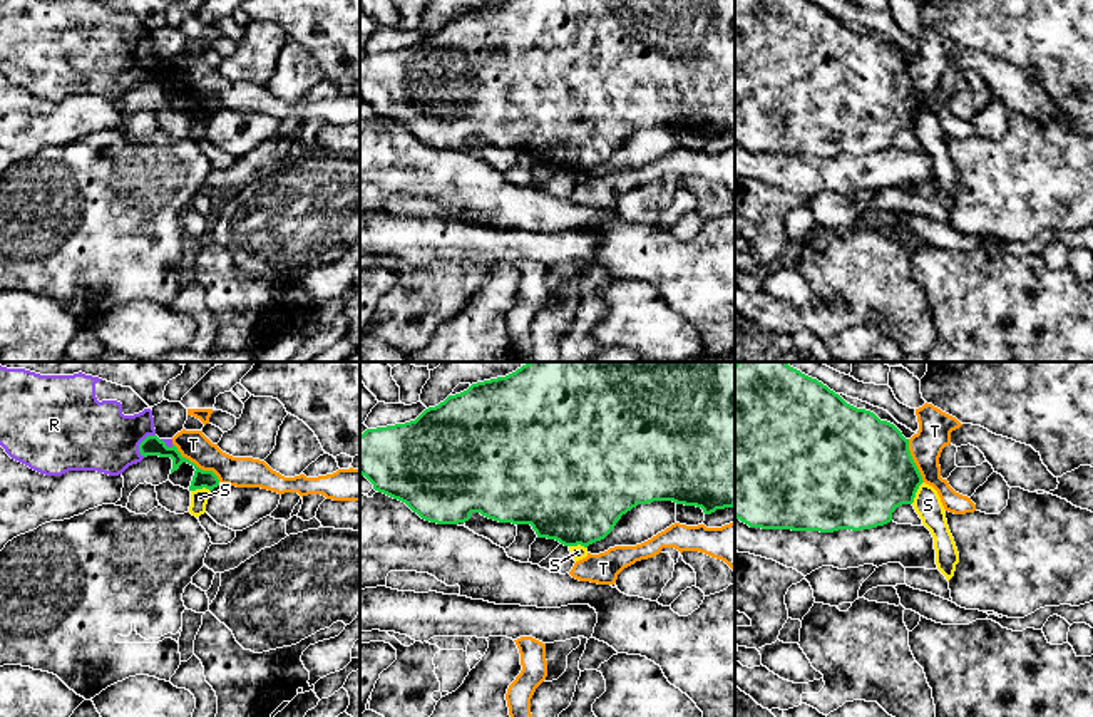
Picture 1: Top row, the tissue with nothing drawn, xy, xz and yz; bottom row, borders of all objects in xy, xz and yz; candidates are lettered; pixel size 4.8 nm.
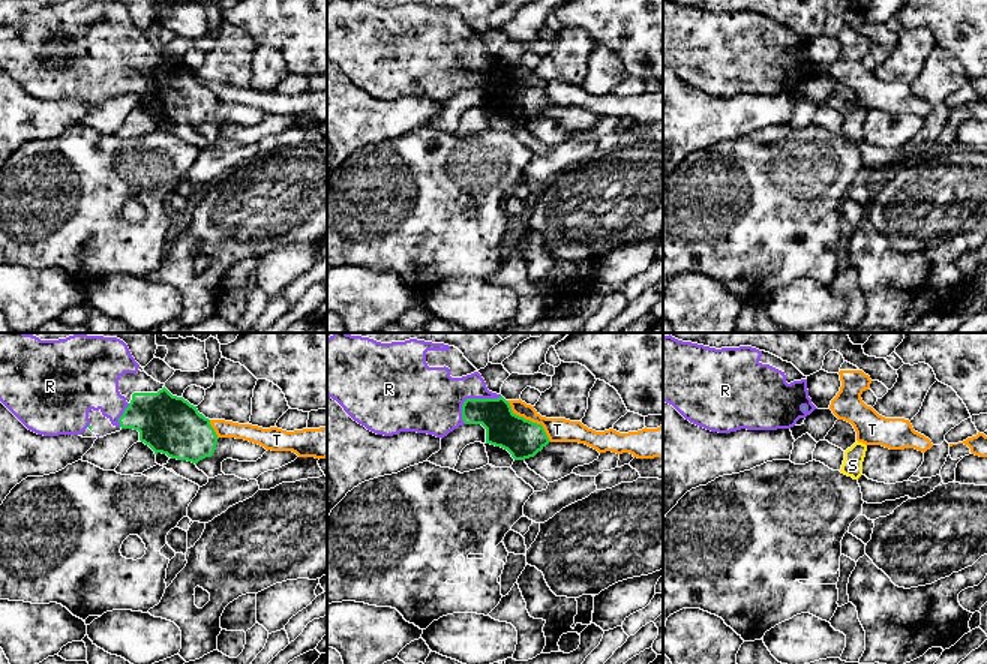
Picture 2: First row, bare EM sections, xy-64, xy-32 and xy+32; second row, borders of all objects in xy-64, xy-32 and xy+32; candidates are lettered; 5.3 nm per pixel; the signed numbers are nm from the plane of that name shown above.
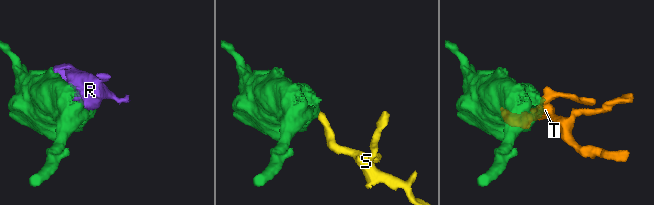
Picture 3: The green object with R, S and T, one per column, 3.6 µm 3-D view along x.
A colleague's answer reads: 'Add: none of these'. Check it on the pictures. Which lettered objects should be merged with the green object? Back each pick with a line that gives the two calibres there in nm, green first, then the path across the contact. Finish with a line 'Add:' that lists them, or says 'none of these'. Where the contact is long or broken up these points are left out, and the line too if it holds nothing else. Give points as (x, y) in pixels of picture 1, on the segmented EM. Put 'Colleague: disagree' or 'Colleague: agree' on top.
Colleague: disagree
R: 100/340 nm
Add: R

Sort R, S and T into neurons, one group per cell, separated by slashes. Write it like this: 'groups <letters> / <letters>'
groups R / S / T

